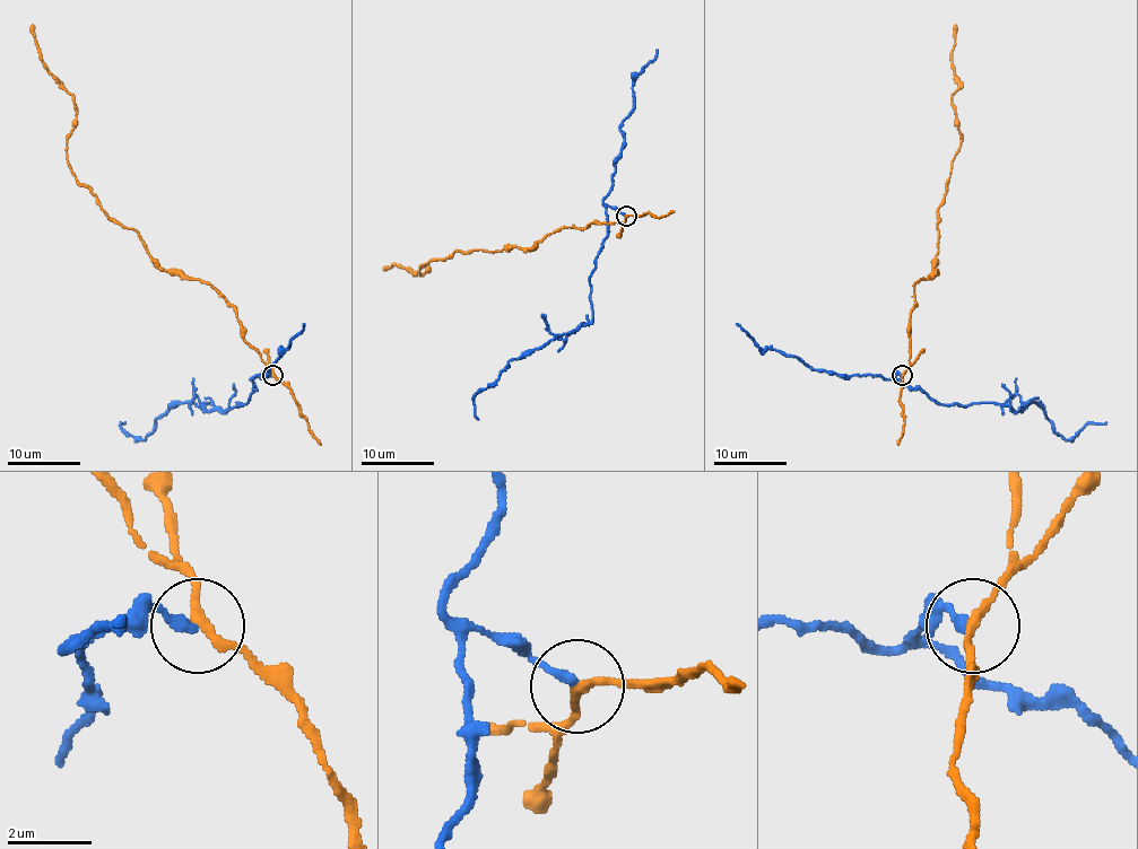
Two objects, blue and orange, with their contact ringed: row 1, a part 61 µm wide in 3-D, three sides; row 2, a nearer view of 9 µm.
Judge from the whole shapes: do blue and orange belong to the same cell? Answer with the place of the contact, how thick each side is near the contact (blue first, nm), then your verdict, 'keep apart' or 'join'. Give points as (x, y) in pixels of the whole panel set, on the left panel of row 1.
at (272, 375); 240 nm thick on the blue side, 200 nm on the other; keep apart

